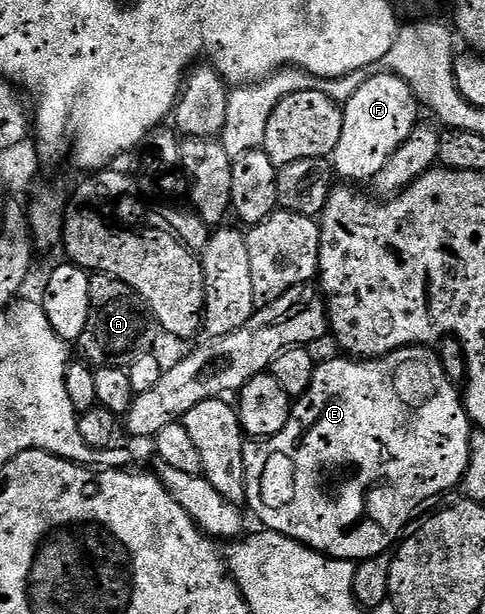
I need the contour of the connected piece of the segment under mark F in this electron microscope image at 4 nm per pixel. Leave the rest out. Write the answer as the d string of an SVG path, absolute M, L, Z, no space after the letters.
M385 70L379 72L379 76L367 75L364 86L360 86L360 90L356 90L356 94L352 94L350 101L342 108L340 142L336 142L332 168L341 179L343 176L346 179L343 181L346 182L373 181L374 176L380 174L380 170L384 170L388 158L392 158L392 154L396 154L396 150L406 141L408 134L412 134L412 130L420 123L420 117L418 117L420 105L414 96L414 91L408 86L408 82L398 76L393 76L391 72Z

